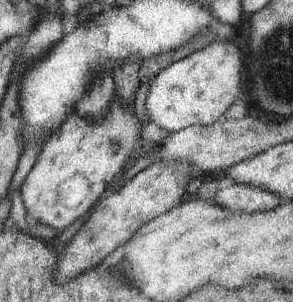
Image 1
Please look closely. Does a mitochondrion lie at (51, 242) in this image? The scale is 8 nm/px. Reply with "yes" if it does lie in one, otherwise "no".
no

